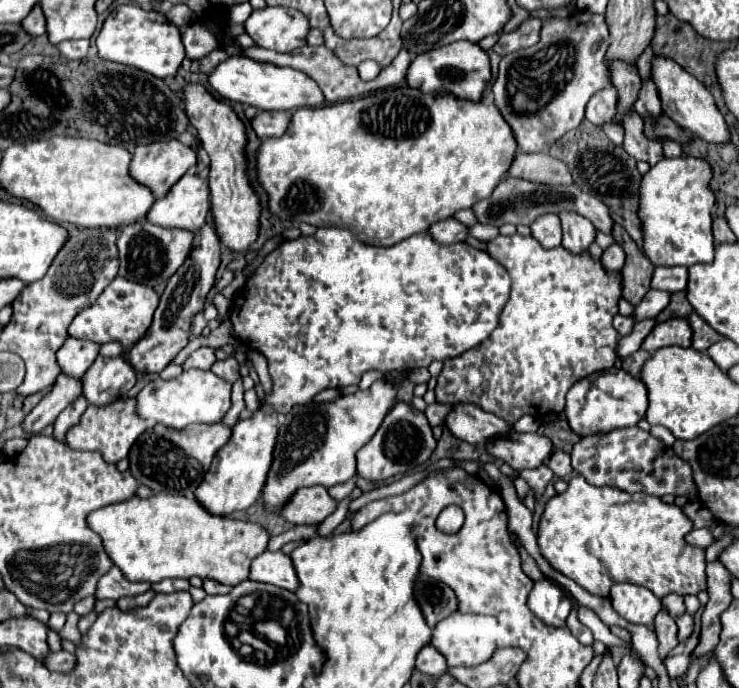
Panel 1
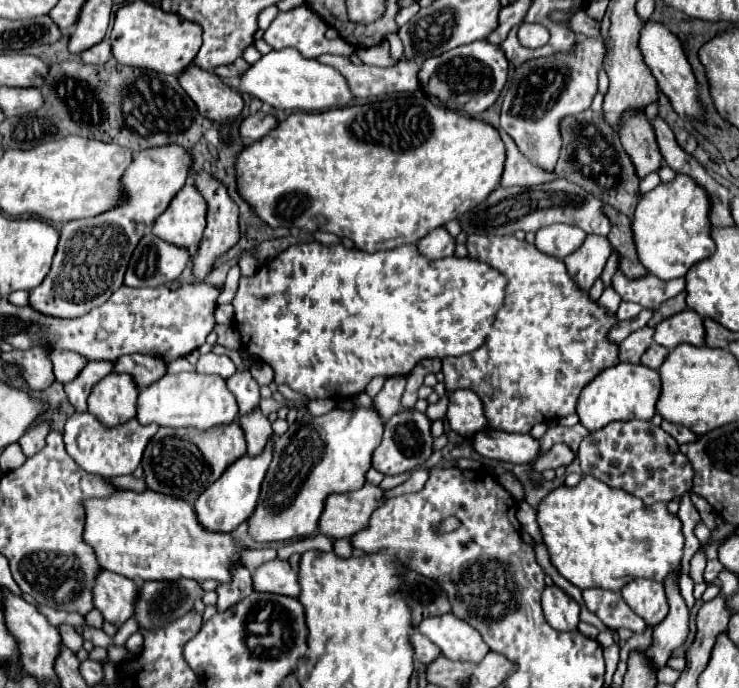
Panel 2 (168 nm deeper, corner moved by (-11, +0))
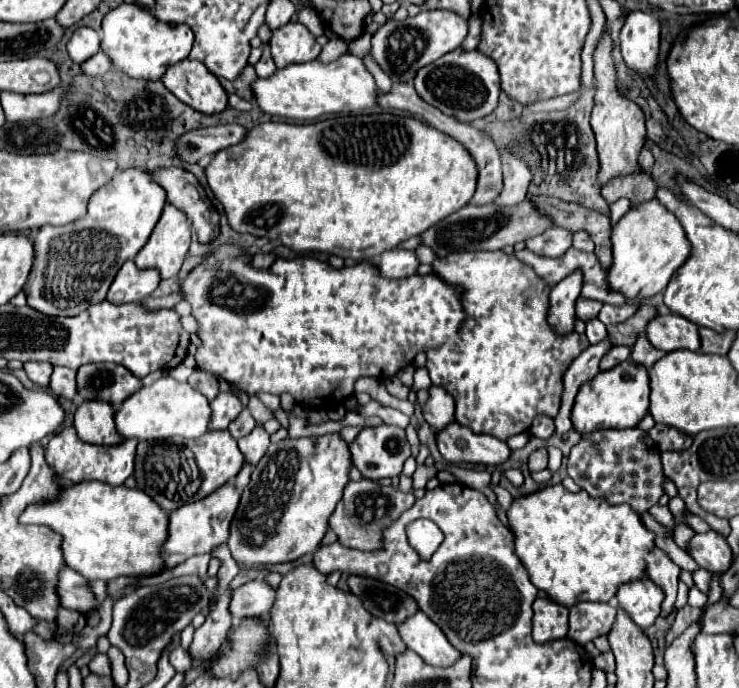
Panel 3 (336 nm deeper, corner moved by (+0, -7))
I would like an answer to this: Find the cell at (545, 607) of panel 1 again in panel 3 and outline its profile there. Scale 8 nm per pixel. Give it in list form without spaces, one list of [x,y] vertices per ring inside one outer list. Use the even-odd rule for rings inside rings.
[[[536,598],[532,634],[538,644],[564,638],[568,634],[568,608],[550,598]]]

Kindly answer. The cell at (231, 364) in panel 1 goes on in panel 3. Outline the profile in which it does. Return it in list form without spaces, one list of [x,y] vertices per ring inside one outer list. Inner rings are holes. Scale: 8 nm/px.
[[[220,392],[212,402],[212,416],[210,416],[210,426],[208,430],[226,430],[228,424],[240,414],[242,404],[234,394],[224,394]]]

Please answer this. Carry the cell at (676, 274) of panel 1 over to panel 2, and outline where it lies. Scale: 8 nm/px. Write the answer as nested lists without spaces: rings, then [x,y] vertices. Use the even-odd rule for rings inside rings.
[[[617,271],[613,275],[613,287],[623,301],[633,301],[641,307],[659,307],[685,289],[685,279],[679,277],[675,281],[659,281],[657,277],[645,275],[637,281],[629,281],[621,271]]]

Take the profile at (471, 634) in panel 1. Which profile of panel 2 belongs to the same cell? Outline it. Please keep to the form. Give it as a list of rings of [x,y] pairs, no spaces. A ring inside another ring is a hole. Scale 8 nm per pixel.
[[[453,613],[423,619],[419,633],[429,637],[453,661],[481,661],[489,653],[489,645],[479,637],[479,631]]]

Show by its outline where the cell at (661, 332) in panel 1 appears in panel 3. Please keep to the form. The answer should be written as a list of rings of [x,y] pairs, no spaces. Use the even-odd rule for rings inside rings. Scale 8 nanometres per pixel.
[[[676,314],[656,316],[646,326],[646,336],[652,342],[652,346],[672,352],[672,350],[700,350],[700,336],[698,326],[690,320],[684,320]]]

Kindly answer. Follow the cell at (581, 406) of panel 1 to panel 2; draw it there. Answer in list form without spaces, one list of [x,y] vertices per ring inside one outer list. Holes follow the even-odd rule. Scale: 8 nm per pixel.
[[[619,363],[615,367],[605,369],[591,383],[585,385],[577,401],[577,415],[581,419],[581,425],[587,427],[589,431],[597,431],[611,421],[629,421],[629,419],[651,421],[651,417],[655,415],[655,403],[659,391],[661,391],[661,381],[657,371],[645,365]]]

